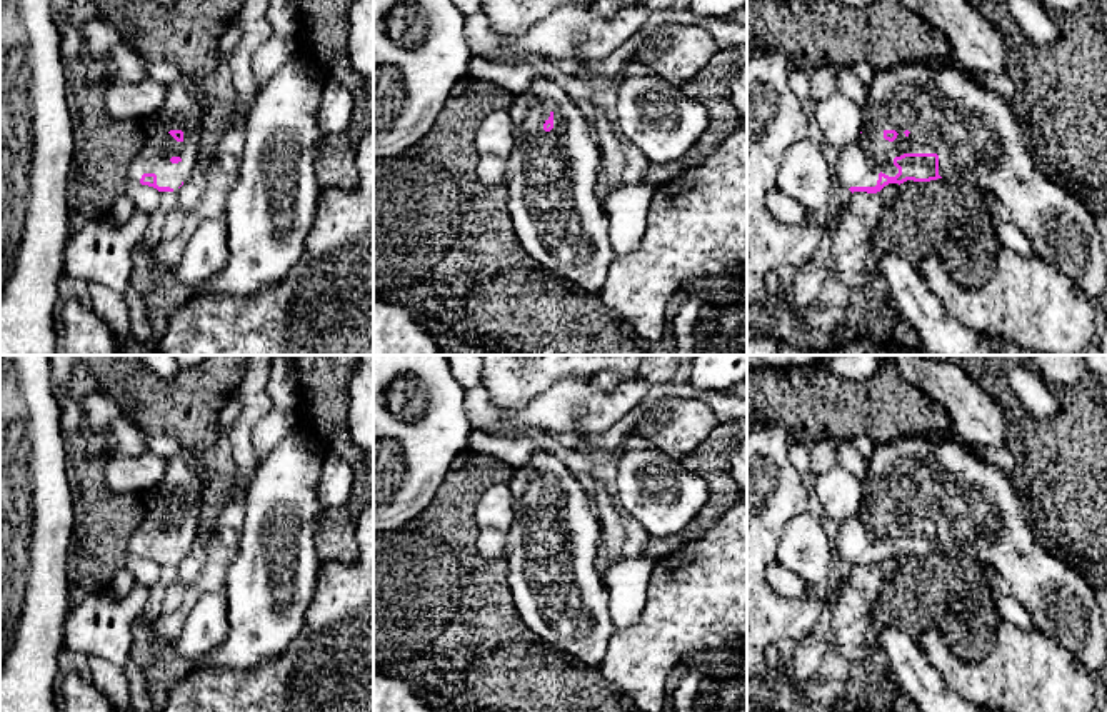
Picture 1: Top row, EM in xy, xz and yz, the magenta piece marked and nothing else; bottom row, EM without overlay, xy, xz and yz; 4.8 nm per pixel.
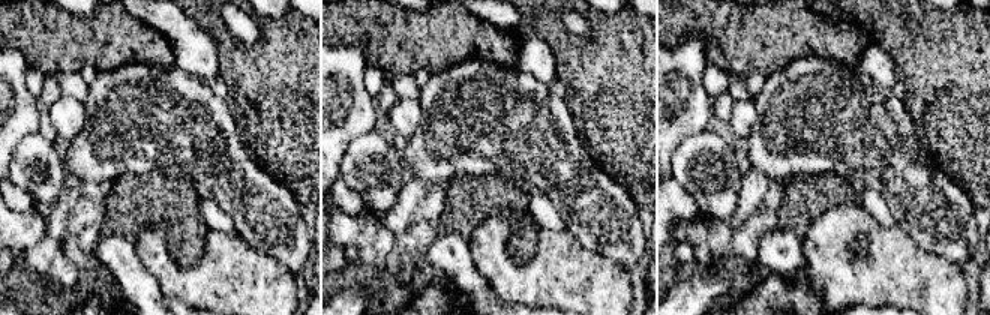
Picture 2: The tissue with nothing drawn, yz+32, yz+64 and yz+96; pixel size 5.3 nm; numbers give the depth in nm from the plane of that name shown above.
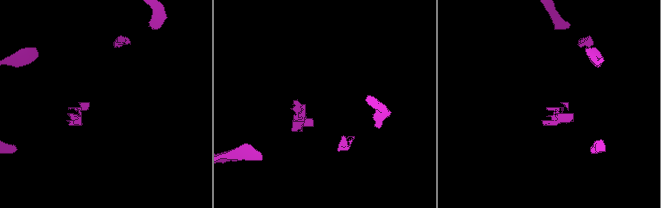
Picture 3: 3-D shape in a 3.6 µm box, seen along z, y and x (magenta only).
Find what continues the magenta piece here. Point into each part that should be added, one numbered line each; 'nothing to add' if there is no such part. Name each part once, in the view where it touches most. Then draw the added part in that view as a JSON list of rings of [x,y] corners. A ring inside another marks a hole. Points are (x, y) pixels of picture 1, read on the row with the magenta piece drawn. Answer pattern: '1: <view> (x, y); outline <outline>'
1: yz (976, 134); outline [[[902,63],[877,72],[860,105],[860,135],[839,152],[835,178],[845,188],[875,187],[879,173],[895,177],[894,158],[904,153],[937,153],[939,175],[952,187],[979,188],[1000,202],[1032,242],[1035,255],[1074,280],[1089,300],[1100,303],[1107,285],[1107,253],[1095,217],[1085,203],[1037,168],[1025,147],[1017,112],[1009,98],[977,83],[955,65]]]

